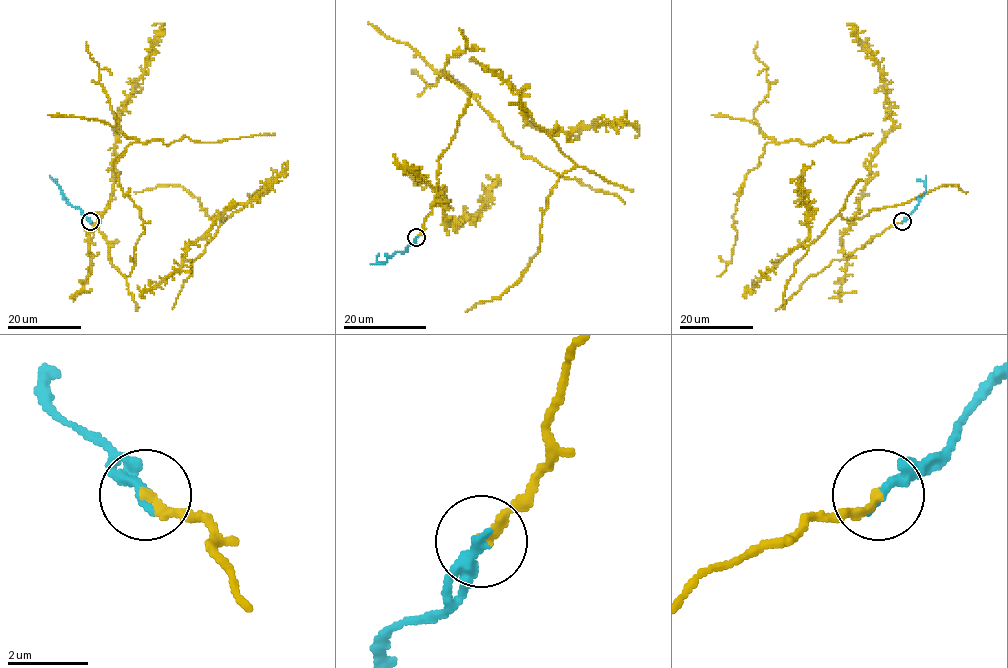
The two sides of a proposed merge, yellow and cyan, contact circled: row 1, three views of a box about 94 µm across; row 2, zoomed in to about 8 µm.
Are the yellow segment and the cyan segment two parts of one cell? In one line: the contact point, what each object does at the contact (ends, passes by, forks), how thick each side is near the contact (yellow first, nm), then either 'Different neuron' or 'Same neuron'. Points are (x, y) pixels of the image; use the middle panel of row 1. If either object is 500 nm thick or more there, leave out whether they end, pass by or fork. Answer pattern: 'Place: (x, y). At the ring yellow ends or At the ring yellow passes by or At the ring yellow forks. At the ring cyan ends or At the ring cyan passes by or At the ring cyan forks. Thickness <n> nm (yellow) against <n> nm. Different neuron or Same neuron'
Place: (416, 237). At the ring yellow ends. At the ring cyan ends. Thickness 200 nm (yellow) against 280 nm. Same neuron

